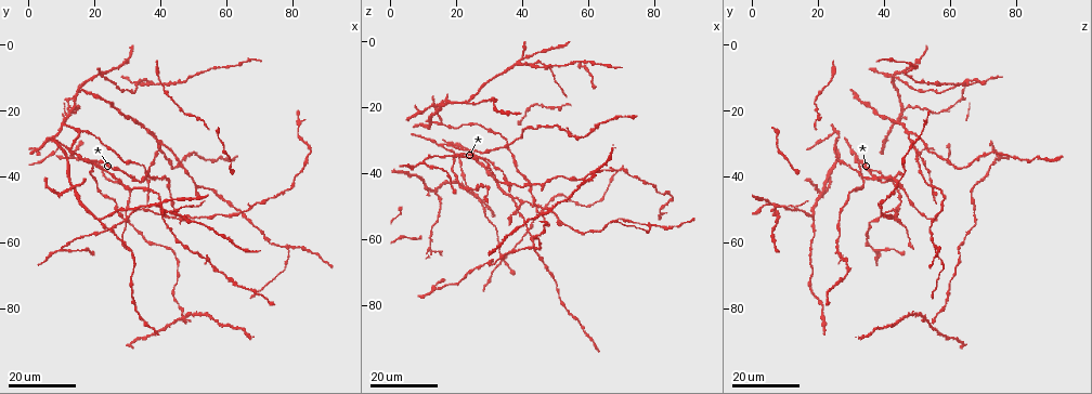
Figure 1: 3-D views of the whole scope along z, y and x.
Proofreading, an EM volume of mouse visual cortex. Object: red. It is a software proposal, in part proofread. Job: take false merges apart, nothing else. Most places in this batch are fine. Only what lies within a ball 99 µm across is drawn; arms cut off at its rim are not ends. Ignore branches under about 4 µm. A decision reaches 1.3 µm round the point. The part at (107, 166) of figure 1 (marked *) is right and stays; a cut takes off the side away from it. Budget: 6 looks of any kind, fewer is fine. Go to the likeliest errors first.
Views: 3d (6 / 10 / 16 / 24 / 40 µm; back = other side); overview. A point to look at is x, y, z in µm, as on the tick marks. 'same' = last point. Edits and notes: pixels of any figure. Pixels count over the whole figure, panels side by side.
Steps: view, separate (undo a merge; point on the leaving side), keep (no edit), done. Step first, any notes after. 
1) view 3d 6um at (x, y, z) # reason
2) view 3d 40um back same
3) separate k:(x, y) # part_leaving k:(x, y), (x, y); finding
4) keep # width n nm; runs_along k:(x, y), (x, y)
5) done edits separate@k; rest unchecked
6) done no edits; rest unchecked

view 3d 24um at (14.0, 19.5, 46.0)

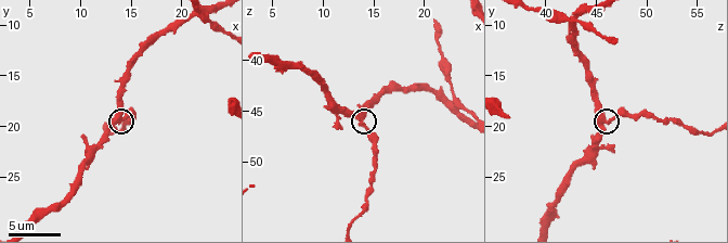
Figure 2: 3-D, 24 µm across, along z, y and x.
view 3d 10um at (13.8, 19.6, 46.4) # closer look

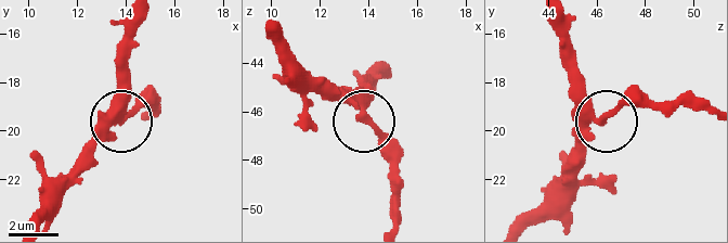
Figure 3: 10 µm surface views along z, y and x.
separate 3:(145, 101) # side_arm 32 um; part_leaving 3:(361, 115), (392, 176), (392, 219); a second cell is stuck on

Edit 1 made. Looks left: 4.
view 3d 24um at (15.5, 26.5, 24.0)

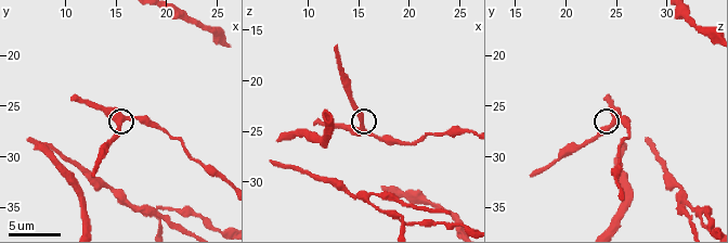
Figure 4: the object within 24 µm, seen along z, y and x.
view 3d 6um at (15.2, 27.0, 24.6) # closer look

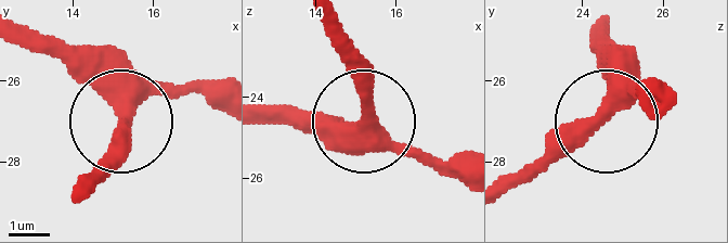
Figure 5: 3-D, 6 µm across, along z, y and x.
keep # runs_along 5:(216, 107), (164, 90), (112, 111), (53, 52); one cell here

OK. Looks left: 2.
view 3d 24um at (43.5, 51.0, 6.5)

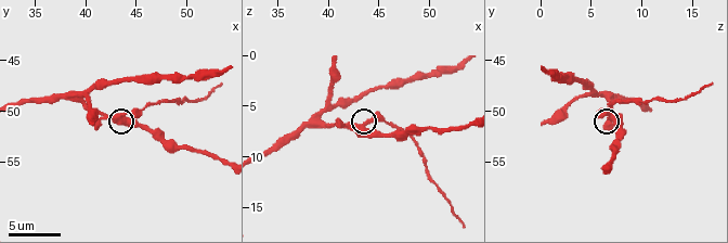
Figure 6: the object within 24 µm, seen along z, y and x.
view 3d 6um at (43.6, 50.4, 7.2)

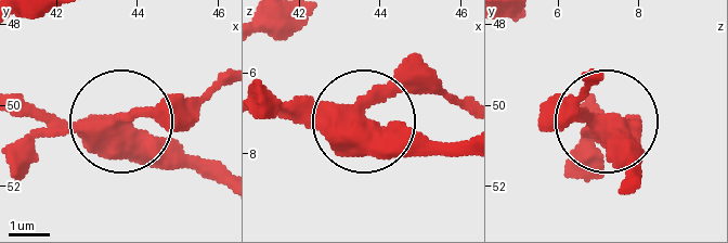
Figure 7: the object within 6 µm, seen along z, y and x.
keep # width 490 nm; continuous, no second cell

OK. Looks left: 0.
done edits separate@3; rest unchecked

